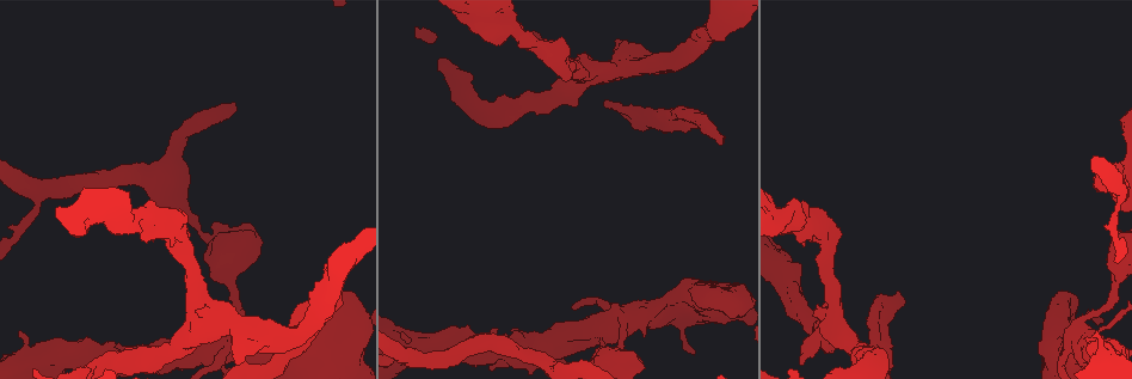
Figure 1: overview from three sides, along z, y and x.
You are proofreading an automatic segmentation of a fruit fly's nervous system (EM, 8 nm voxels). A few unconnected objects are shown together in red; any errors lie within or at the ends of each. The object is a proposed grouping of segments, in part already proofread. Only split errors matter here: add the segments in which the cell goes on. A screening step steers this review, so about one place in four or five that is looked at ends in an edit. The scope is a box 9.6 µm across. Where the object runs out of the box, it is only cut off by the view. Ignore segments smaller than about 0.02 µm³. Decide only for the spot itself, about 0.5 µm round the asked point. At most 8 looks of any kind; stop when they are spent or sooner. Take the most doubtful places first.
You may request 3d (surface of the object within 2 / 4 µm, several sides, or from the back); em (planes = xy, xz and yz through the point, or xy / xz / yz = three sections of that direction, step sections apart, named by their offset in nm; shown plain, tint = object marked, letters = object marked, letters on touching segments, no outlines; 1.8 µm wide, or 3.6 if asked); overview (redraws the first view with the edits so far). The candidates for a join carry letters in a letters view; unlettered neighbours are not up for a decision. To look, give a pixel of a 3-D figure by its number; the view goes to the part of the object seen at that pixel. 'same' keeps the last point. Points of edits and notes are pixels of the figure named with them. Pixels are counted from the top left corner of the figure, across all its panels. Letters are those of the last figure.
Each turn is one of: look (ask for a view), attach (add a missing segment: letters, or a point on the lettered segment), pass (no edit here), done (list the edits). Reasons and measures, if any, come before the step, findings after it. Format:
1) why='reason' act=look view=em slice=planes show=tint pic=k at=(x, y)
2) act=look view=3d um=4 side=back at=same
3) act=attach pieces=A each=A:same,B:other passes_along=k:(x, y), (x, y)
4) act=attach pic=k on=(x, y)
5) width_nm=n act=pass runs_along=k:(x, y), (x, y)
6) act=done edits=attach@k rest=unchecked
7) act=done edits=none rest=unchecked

why='free end' act=look view=em um=3.6 slice=planes show=letters pic=1 at=(899, 293)

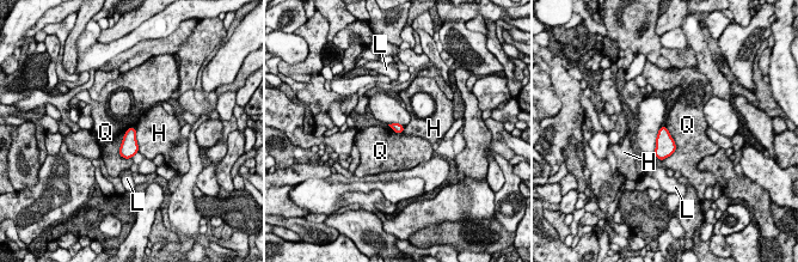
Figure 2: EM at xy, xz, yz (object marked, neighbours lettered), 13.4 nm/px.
longest_contact=Q:380nm act=pass each=H:other,L:other,Q:other border=2:(124, 133), (120, 154), (129, 159) found='none of them fits'

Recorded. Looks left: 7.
why='sharp bend' act=look view=em slice=planes show=plain pic=1 at=(1076, 347)

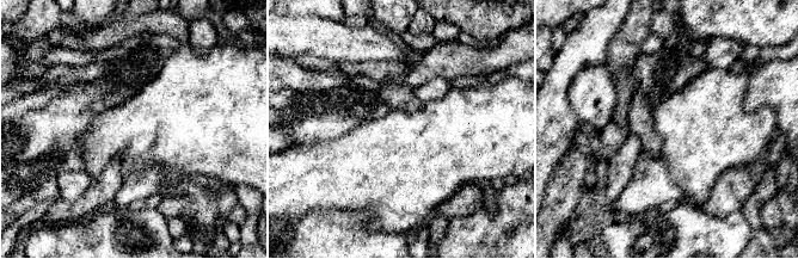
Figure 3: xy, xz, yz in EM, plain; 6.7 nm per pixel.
why='where the object lies' act=look view=em slice=planes show=tint at=same

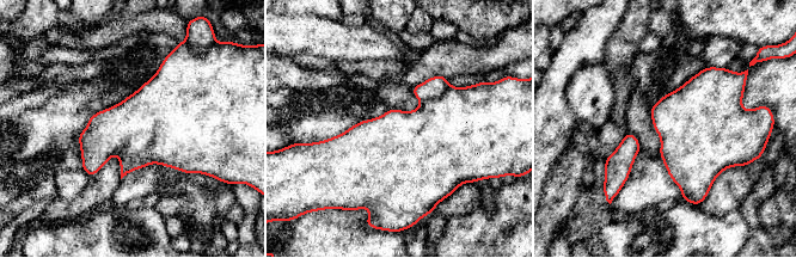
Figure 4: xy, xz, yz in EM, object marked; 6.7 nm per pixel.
act=look view=em slice=planes show=letters at=same

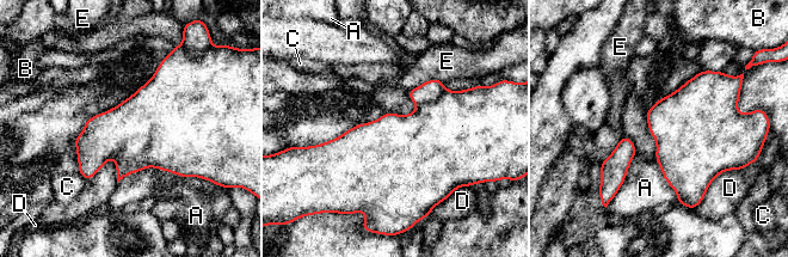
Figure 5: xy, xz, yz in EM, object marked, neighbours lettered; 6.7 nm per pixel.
act=pass each=A:other,B:other,C:other,D:other,E:other border=5:(183, 177), (145, 167), (117, 183) found='no lettered segment goes on from it'

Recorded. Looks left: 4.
why='thick end' act=look view=em slice=planes show=letters pic=1 at=(802, 246)

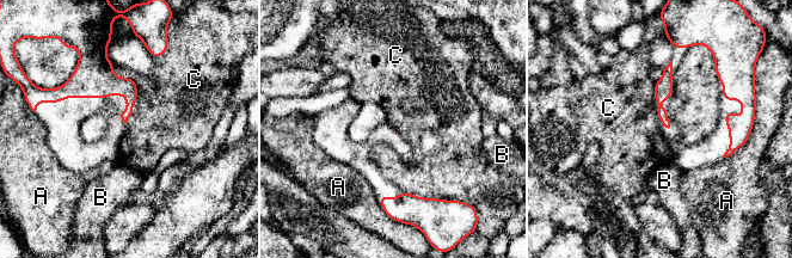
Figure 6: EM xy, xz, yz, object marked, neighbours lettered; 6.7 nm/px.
act=pass each=A:other,B:other,C:other border=6:(405, 191), (412, 195), (440, 198) found='none of them fits'

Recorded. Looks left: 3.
act=done edits=none rest=unchecked

